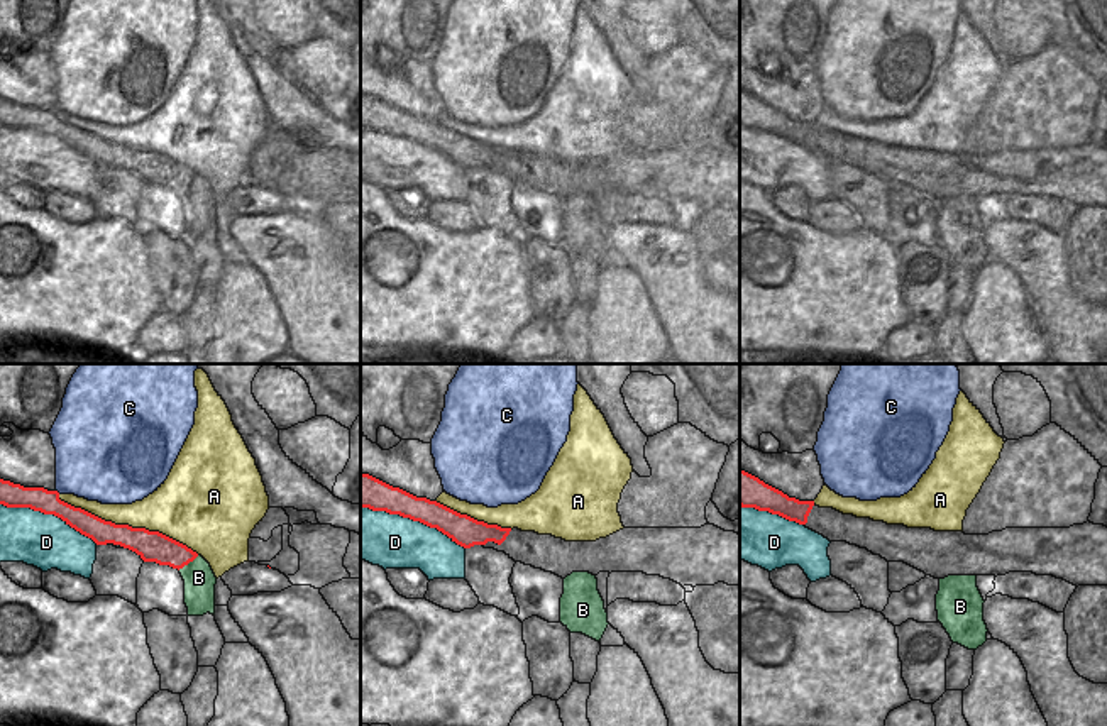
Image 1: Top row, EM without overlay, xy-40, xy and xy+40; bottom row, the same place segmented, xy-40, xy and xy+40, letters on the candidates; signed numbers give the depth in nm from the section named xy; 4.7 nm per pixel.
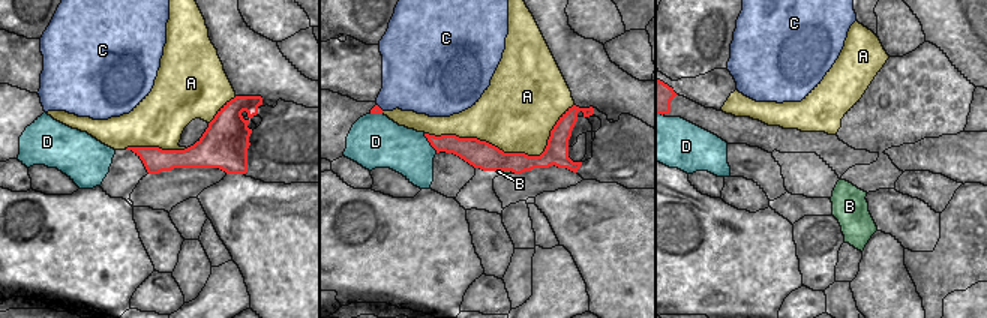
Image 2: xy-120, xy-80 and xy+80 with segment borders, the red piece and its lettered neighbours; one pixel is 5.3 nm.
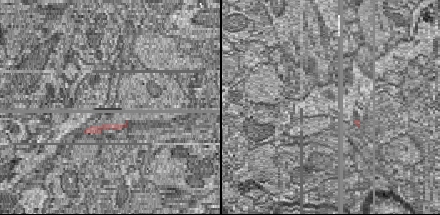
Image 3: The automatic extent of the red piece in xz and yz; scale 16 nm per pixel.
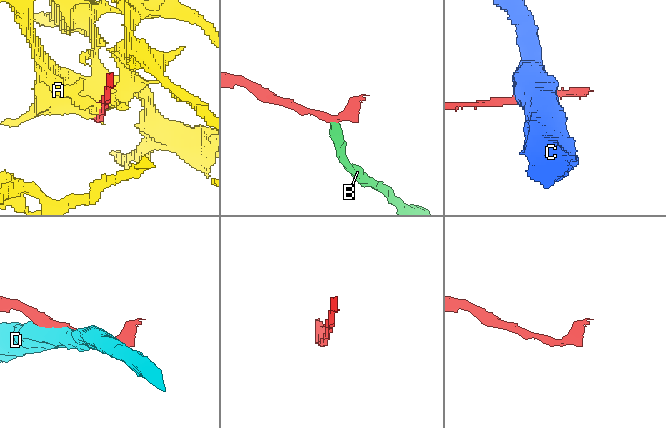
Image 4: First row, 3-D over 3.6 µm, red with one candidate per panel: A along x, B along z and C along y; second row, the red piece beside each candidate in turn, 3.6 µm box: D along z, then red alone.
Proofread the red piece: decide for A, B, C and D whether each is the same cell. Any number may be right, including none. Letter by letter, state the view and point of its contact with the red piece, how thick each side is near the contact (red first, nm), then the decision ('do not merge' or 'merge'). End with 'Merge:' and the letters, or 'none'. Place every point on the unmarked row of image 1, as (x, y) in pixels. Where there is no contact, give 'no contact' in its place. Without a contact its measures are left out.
A: meets red in xy-40 at (127, 146); 140 nm thick on the red side, 260 nm on the other; do not merge
B: meets red in xy-40 at (188, 183); 140 nm thick on the red side, 150 nm on the other; do not merge
C: no contact; do not merge
D: meets red in xy at (413, 141); 150 nm thick on the red side, 260 nm on the other; do not merge
Merge: none

